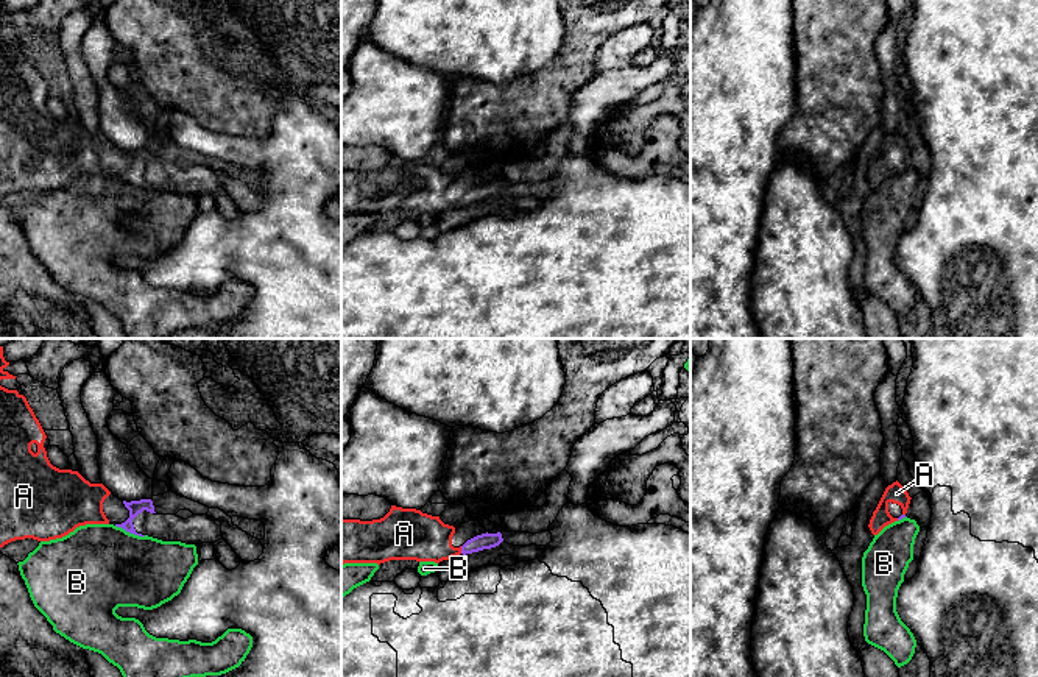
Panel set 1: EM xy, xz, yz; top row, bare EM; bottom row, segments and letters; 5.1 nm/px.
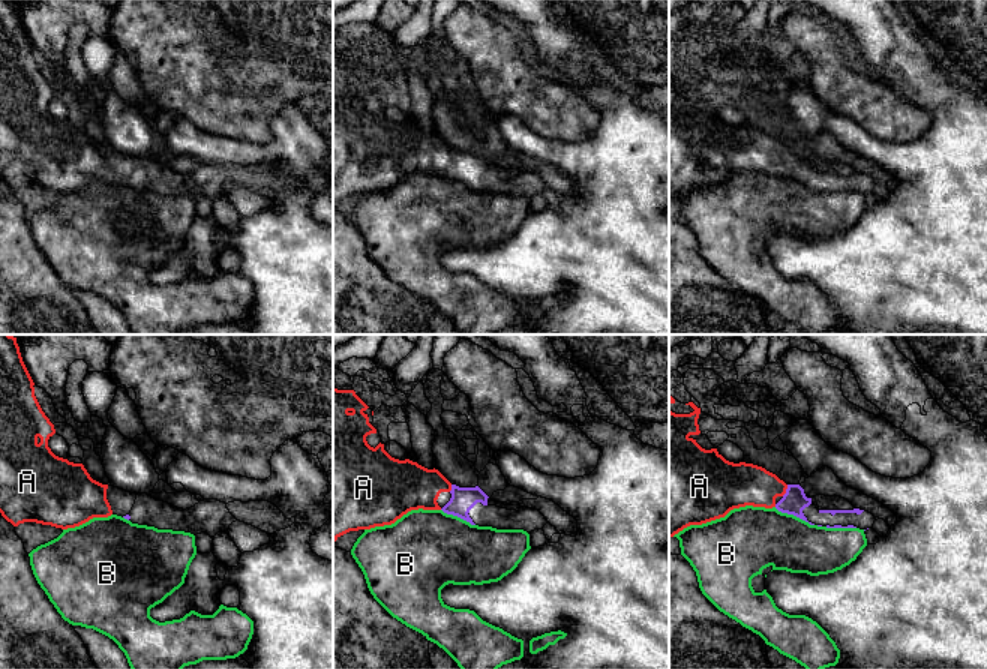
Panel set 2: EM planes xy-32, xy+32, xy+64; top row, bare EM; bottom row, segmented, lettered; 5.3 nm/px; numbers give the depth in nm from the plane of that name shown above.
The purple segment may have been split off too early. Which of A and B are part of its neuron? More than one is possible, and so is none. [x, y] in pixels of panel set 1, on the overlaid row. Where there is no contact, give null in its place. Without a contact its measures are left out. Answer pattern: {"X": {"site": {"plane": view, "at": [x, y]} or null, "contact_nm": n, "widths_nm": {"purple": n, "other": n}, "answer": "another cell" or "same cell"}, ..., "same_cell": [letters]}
{"A": {"site": {"plane": "xz", "at": [462, 549]}, "contact_nm": 40, "widths_nm": {"purple": 80, "other": 240}, "answer": "same cell"}, "B": {"site": {"plane": "xy", "at": [131, 532]}, "contact_nm": 170, "widths_nm": {"purple": 70, "other": 460}, "answer": "another cell"}, "same_cell": ["A"]}

